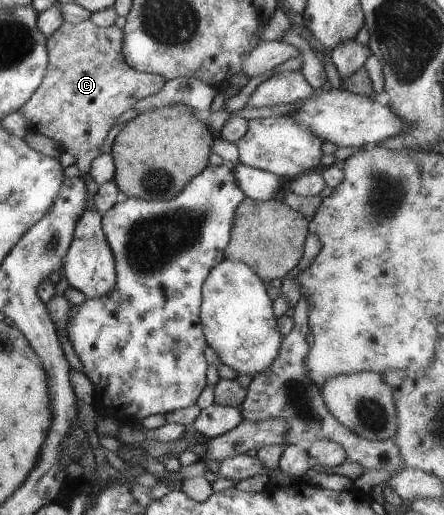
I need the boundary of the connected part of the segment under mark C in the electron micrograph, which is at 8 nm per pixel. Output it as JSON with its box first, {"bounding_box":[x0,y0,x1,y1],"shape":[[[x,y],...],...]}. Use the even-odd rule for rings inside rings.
{"bounding_box":[17,19,165,180],"shape":[[[89,19],[77,24],[63,21],[45,39],[47,64],[42,81],[17,111],[24,117],[28,130],[60,143],[63,151],[72,155],[73,163],[78,169],[77,174],[82,180],[83,175],[89,171],[91,161],[101,154],[100,145],[113,127],[115,119],[139,99],[158,93],[165,82],[161,75],[139,72],[128,67],[123,58],[122,42],[122,30],[114,26],[101,28]]]}

